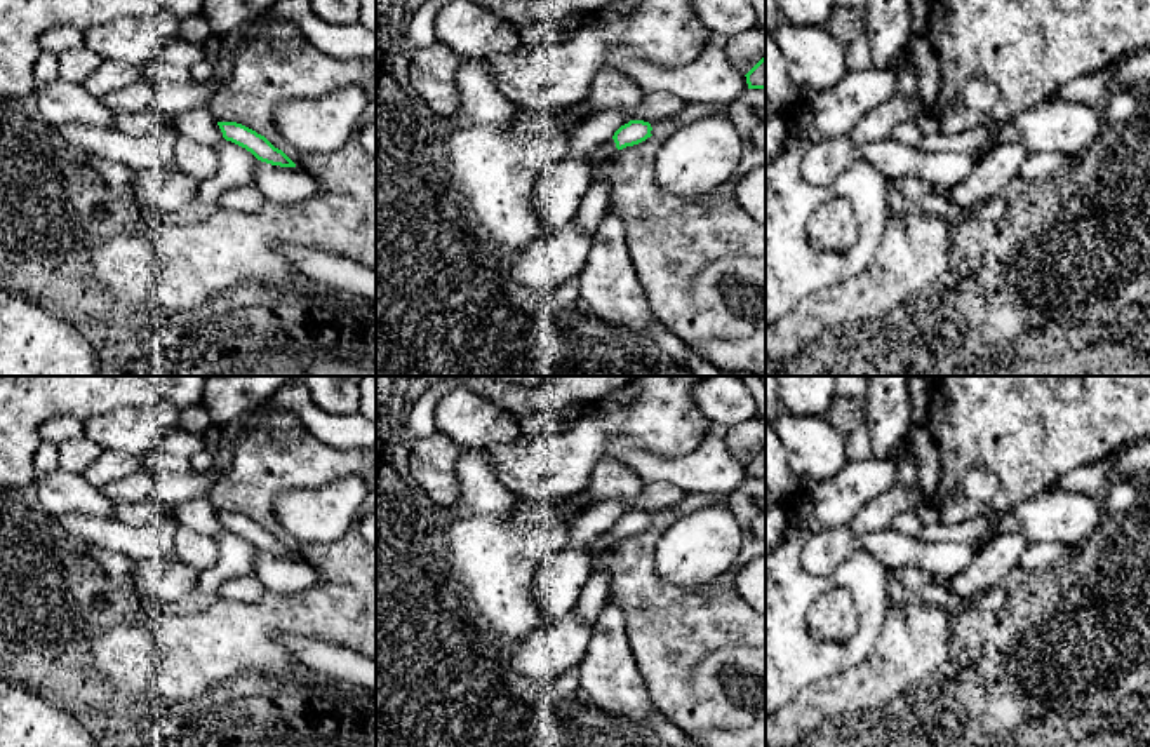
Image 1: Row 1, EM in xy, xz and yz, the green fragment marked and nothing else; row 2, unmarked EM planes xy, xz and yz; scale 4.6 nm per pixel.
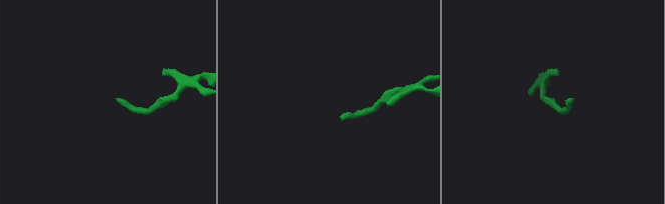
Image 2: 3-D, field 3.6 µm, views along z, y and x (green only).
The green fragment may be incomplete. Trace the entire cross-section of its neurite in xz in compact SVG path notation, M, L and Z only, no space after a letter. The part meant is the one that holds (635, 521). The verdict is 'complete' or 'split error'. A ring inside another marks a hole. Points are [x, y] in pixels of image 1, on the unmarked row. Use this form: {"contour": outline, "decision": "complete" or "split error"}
{"contour": "M630 510L628 514L621 515L614 526L605 531L595 543L590 545L590 554L595 557L600 543L614 543L616 540L645 531L652 526L651 521L652 517L649 512Z", "decision": "split error"}

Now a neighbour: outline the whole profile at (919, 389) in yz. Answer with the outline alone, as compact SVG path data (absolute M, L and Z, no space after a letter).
M924 376L908 378L912 416L917 425L926 425L933 385Z

